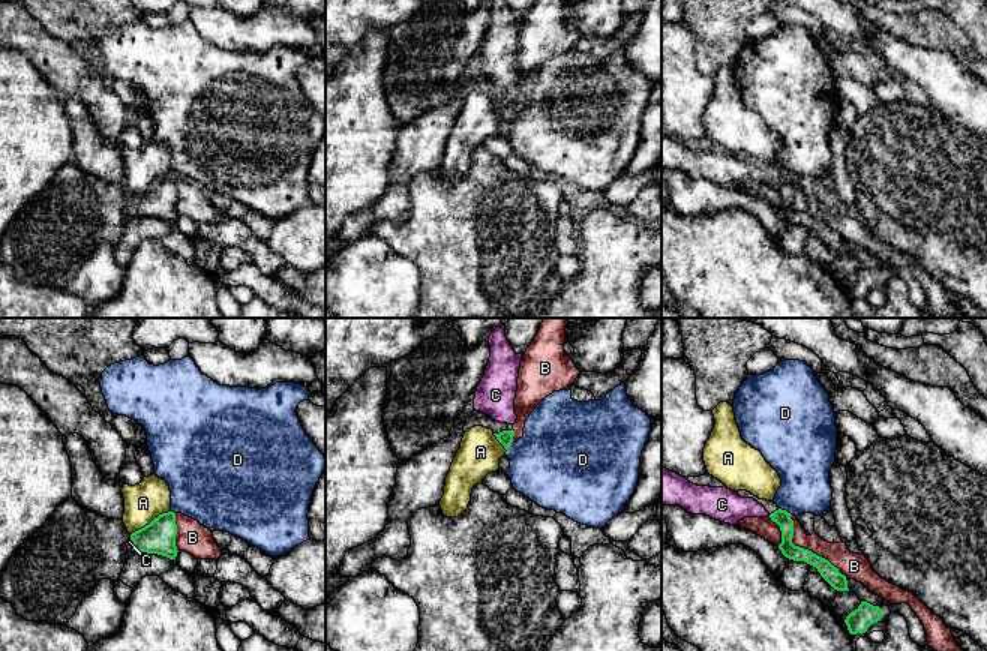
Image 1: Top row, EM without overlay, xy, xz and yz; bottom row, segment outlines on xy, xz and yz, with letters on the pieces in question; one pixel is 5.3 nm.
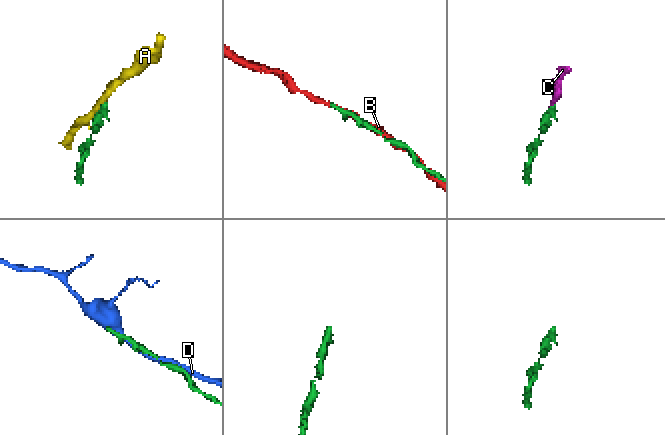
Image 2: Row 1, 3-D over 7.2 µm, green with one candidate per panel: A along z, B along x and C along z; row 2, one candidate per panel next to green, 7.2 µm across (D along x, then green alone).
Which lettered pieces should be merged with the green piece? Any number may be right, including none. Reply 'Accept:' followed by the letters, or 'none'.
Accept: C

